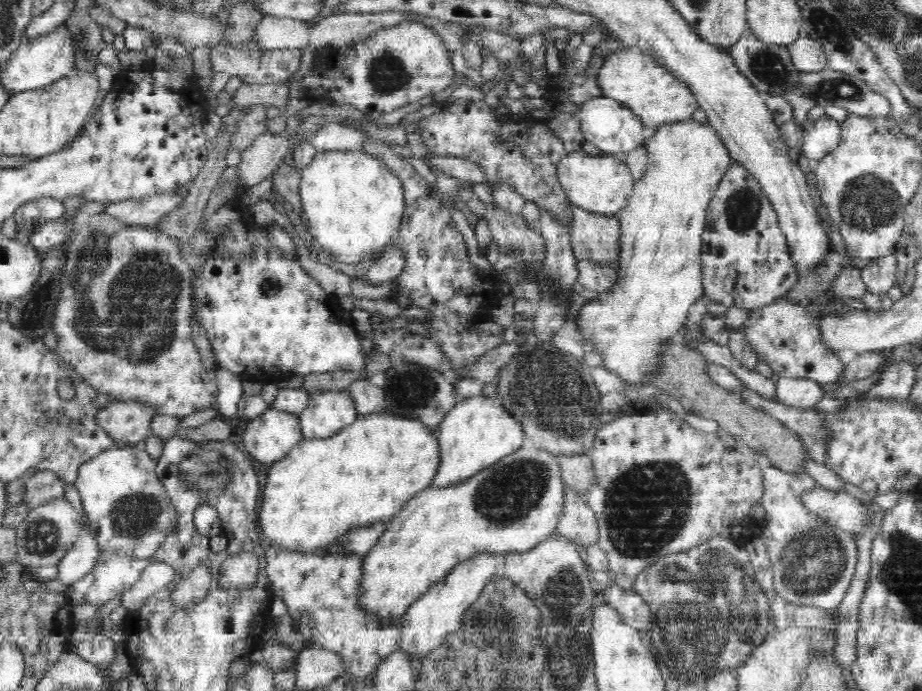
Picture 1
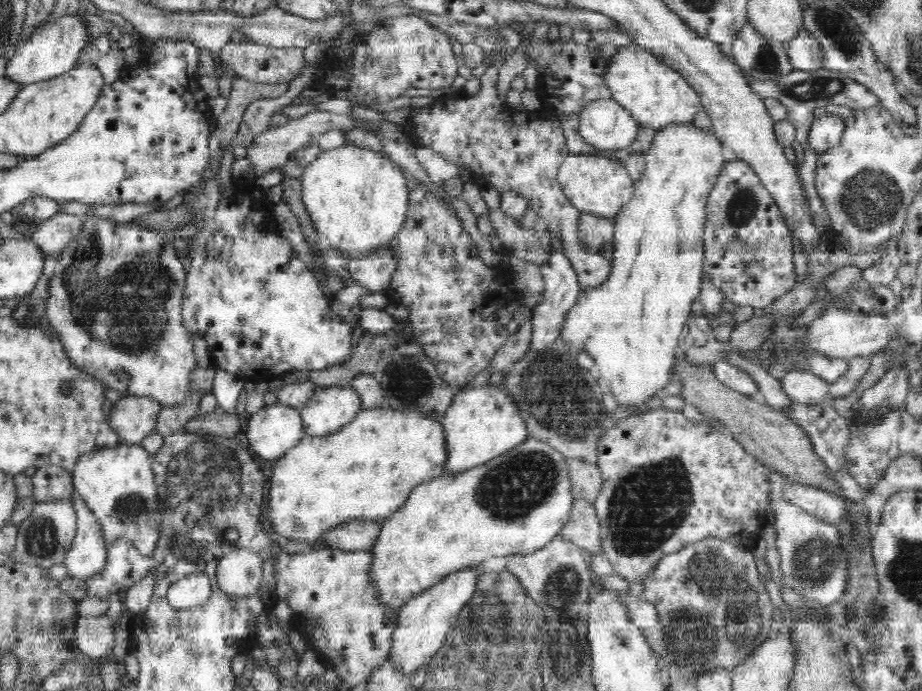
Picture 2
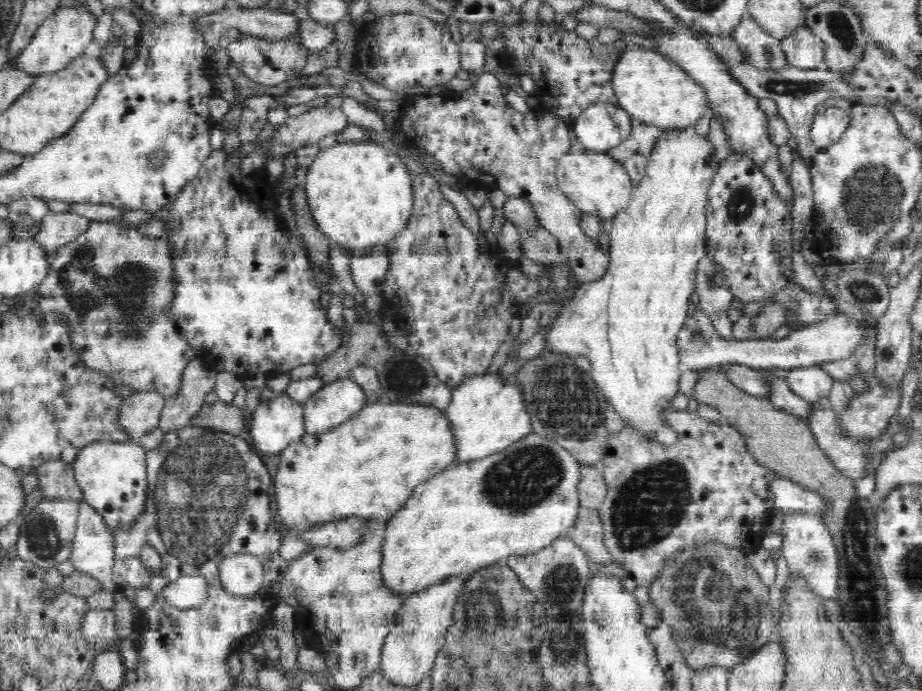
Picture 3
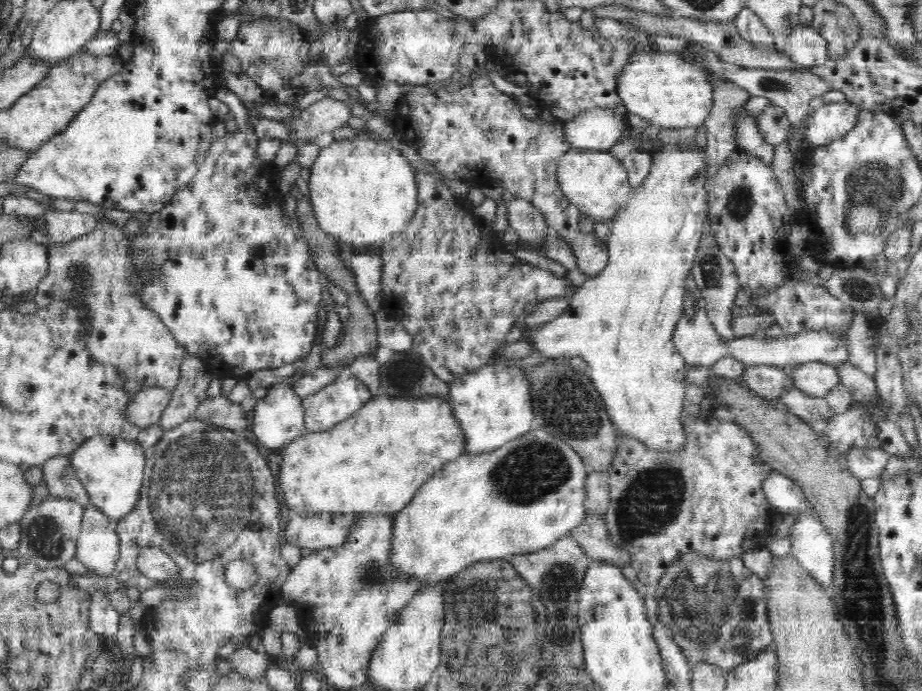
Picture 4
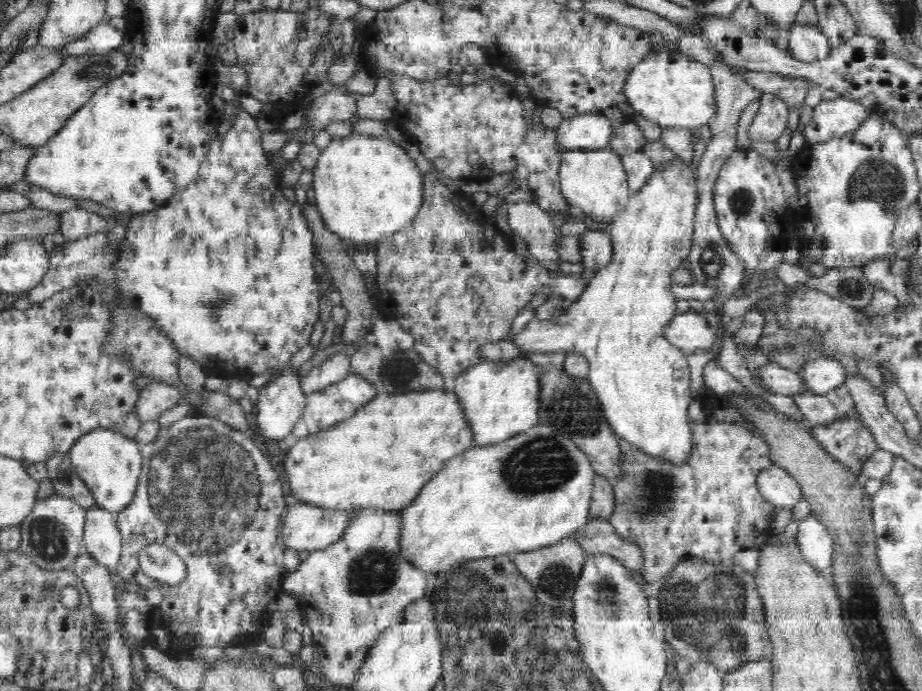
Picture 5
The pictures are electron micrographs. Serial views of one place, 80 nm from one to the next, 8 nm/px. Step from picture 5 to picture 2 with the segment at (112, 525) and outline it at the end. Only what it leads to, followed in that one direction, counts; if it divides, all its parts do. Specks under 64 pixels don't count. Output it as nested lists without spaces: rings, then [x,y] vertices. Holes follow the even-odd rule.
[[[76,495],[72,501],[77,514],[77,528],[72,548],[64,562],[69,576],[91,578],[101,575],[107,569],[107,545],[110,540],[105,537],[100,519],[86,501],[80,495]]]

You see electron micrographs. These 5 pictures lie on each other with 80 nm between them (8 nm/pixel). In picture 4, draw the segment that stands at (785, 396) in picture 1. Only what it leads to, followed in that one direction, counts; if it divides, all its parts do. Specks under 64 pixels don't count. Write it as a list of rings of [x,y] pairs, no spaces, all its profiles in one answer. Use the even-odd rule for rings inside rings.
[[[822,361],[798,365],[793,376],[796,389],[810,396],[824,396],[841,384],[839,366]]]

